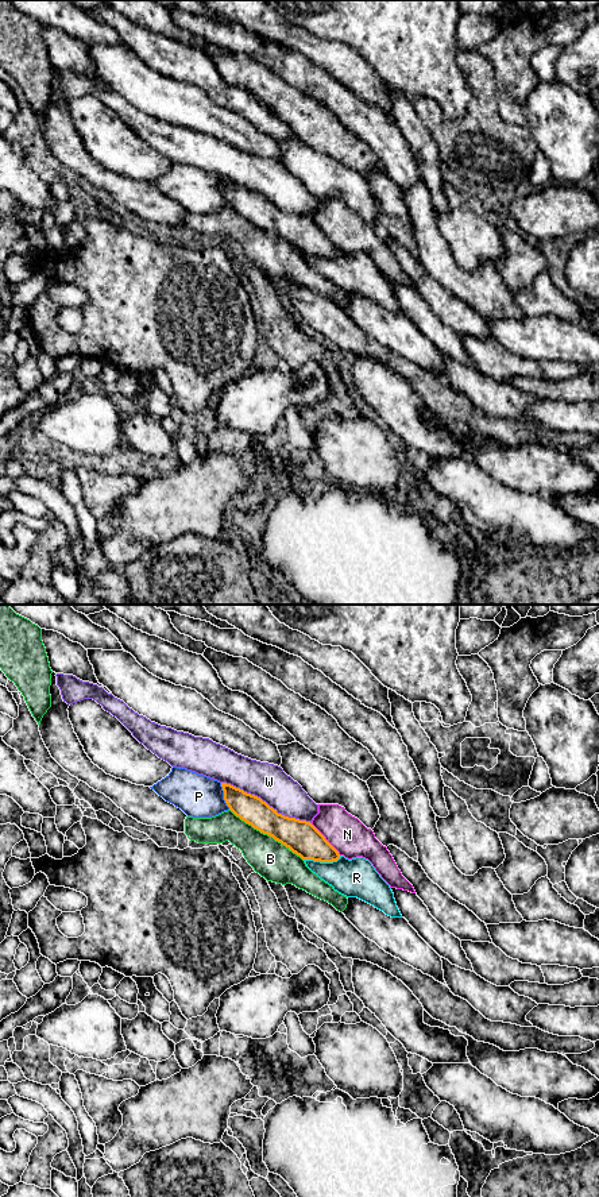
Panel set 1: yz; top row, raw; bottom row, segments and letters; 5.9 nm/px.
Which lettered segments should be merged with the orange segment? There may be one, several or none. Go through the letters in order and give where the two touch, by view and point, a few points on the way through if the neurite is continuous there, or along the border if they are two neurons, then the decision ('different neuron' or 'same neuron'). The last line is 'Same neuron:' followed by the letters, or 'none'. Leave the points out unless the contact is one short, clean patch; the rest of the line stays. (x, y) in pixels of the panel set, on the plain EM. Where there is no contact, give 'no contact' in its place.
B: meets orange in yz at (266, 228); different neuron
N: meets orange in yz at (325, 235); different neuron
P: meets orange in yz at (224, 192); different neuron
R: meets orange in yz at (321, 257); different neuron
W: meets orange in yz at (265, 197); different neuron
Same neuron: none

